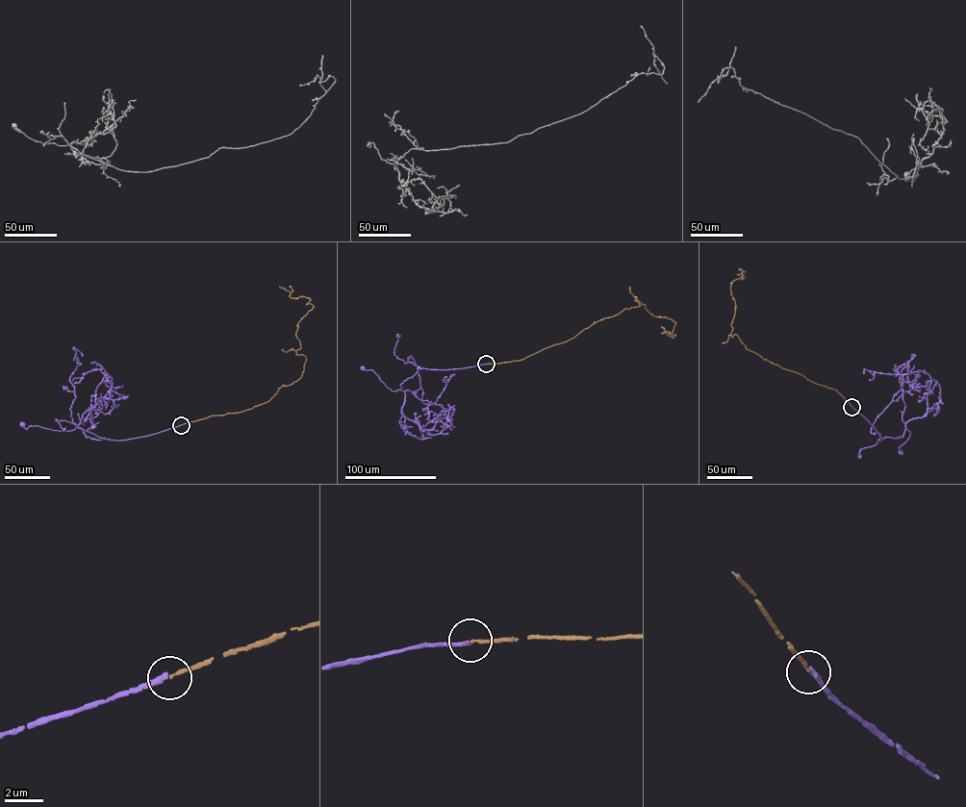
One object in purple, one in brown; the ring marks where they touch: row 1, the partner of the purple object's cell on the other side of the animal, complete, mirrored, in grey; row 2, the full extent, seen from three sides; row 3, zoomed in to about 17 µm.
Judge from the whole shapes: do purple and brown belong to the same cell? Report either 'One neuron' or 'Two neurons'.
One neuron

